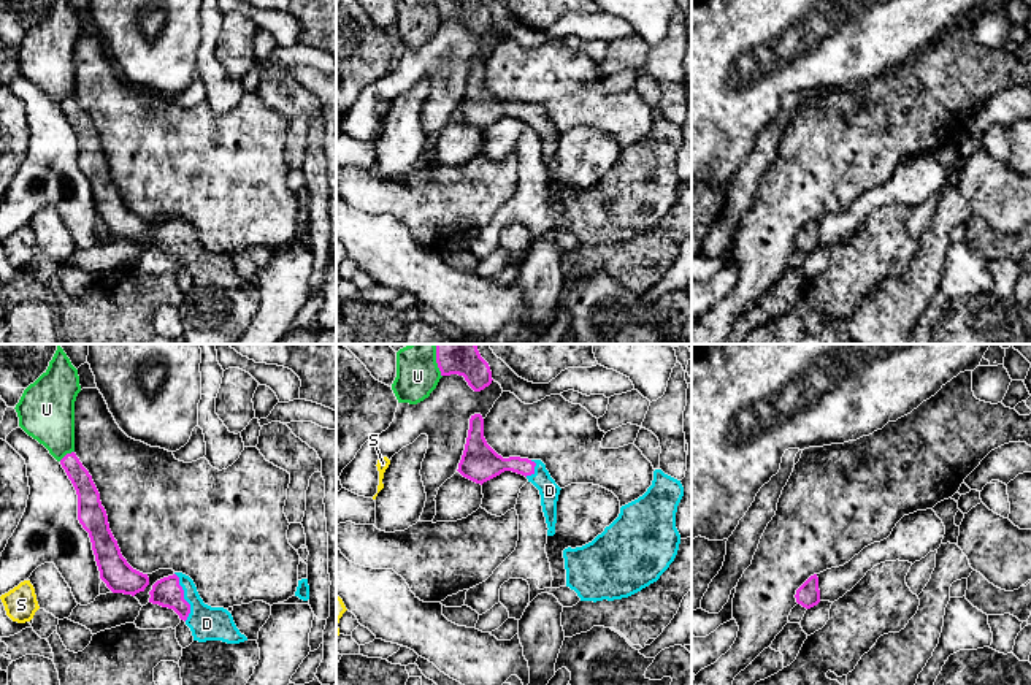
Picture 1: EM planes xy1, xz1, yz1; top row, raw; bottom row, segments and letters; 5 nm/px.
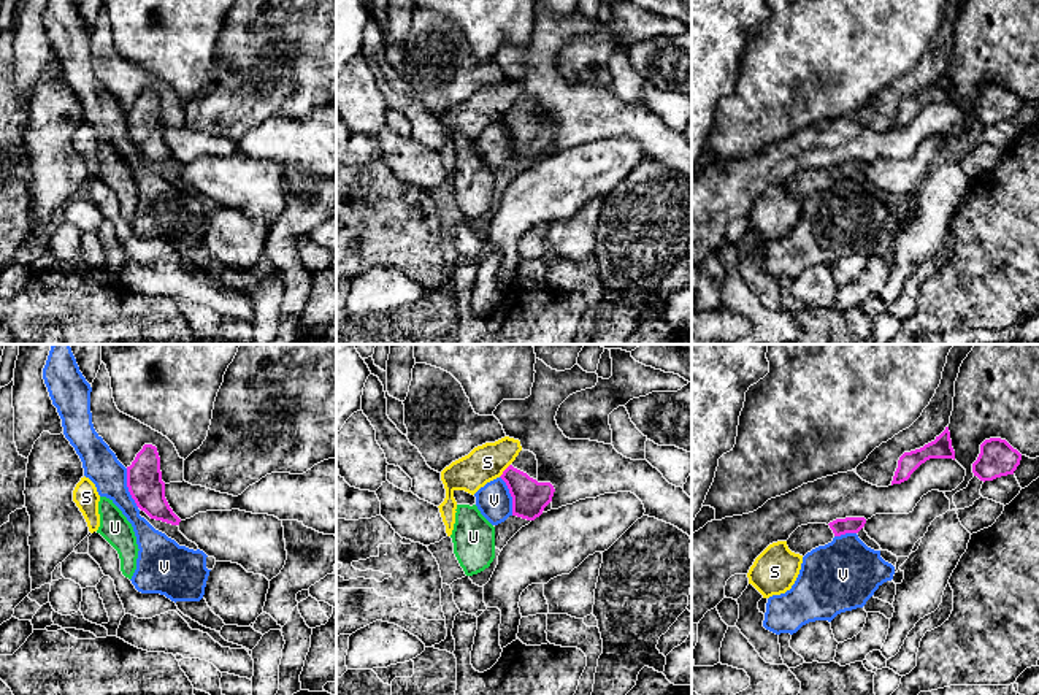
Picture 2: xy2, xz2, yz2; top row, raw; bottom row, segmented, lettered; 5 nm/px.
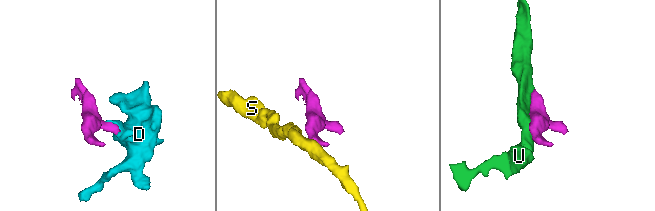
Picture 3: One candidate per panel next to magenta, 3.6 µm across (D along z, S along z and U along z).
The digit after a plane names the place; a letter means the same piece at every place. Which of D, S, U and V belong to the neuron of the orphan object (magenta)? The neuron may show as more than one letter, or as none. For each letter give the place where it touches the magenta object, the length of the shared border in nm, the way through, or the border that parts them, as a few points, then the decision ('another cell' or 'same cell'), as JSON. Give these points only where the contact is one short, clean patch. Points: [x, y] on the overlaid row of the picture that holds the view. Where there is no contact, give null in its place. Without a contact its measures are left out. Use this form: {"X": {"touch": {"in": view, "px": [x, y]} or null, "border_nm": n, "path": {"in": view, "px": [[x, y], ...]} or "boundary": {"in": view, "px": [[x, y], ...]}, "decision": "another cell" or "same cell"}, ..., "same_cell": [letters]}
{"D": {"touch": {"in": "xy1", "px": [183, 596]}, "border_nm": 260, "path": {"in": "xy1", "px": [[167, 592], [183, 596], [206, 623]]}, "decision": "same cell"}, "S": {"touch": {"in": "xz2", "px": [505, 470]}, "border_nm": 90, "boundary": {"in": "xz2", "px": [[509, 464], [498, 476]]}, "decision": "another cell"}, "U": {"touch": {"in": "xy1", "px": [67, 454]}, "border_nm": 90, "decision": "another cell"}, "V": {"touch": {"in": "xy2", "px": [127, 486]}, "border_nm": 220, "decision": "another cell"}, "same_cell": ["D"]}

